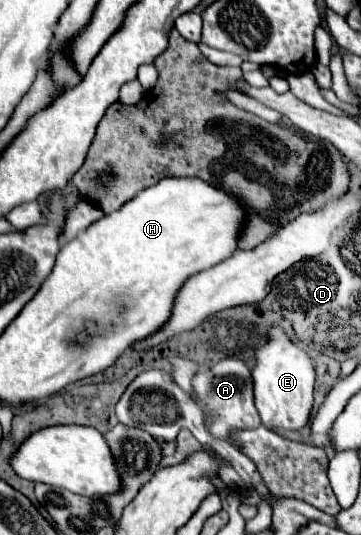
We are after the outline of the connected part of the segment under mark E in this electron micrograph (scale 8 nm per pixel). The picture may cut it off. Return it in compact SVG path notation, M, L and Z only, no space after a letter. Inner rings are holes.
M271 326L267 342L255 350L253 394L261 422L281 430L301 430L309 422L313 408L313 382L315 370L311 358L291 342L281 326Z

